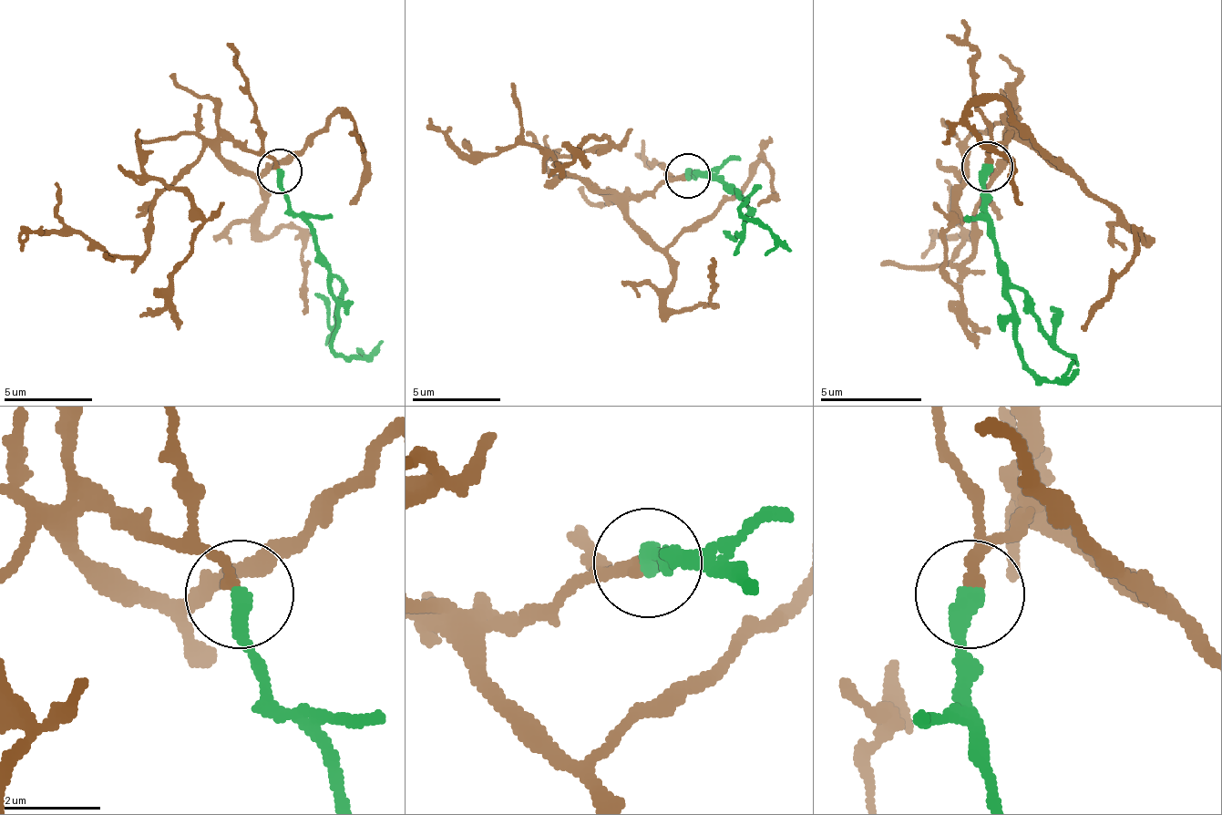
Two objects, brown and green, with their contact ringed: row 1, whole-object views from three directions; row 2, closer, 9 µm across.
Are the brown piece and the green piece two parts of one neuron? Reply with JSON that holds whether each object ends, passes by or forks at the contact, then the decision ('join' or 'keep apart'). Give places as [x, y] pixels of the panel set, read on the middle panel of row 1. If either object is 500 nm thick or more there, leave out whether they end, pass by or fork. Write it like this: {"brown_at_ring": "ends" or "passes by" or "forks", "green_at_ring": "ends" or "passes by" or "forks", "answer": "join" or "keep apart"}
{"brown_at_ring": "ends", "green_at_ring": "ends", "answer": "join"}

